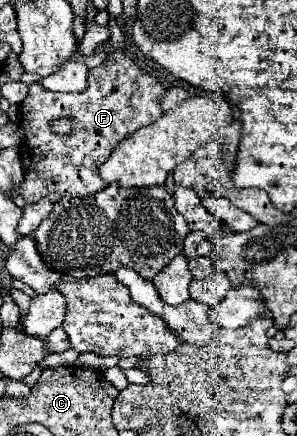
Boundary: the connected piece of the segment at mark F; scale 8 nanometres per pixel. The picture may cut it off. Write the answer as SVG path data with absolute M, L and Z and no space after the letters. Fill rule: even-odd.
M112 52L106 62L92 68L88 88L80 94L48 92L40 84L32 84L20 104L20 120L26 130L22 144L26 176L20 196L26 202L38 202L40 198L58 202L62 196L88 196L104 190L108 184L100 178L100 166L110 158L116 144L162 116L160 96L164 90L156 78L140 70L124 52ZM62 116L74 122L70 136L52 132L50 122Z

